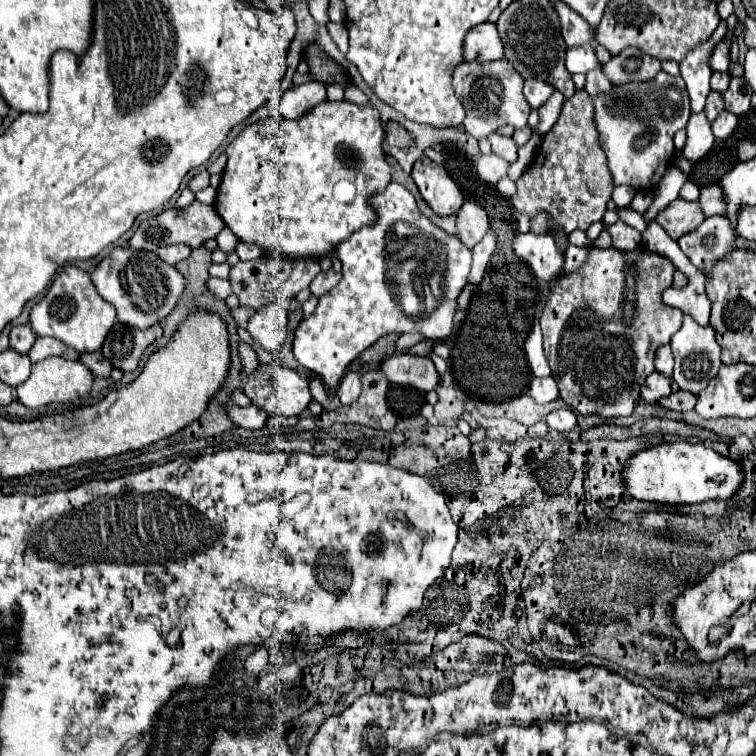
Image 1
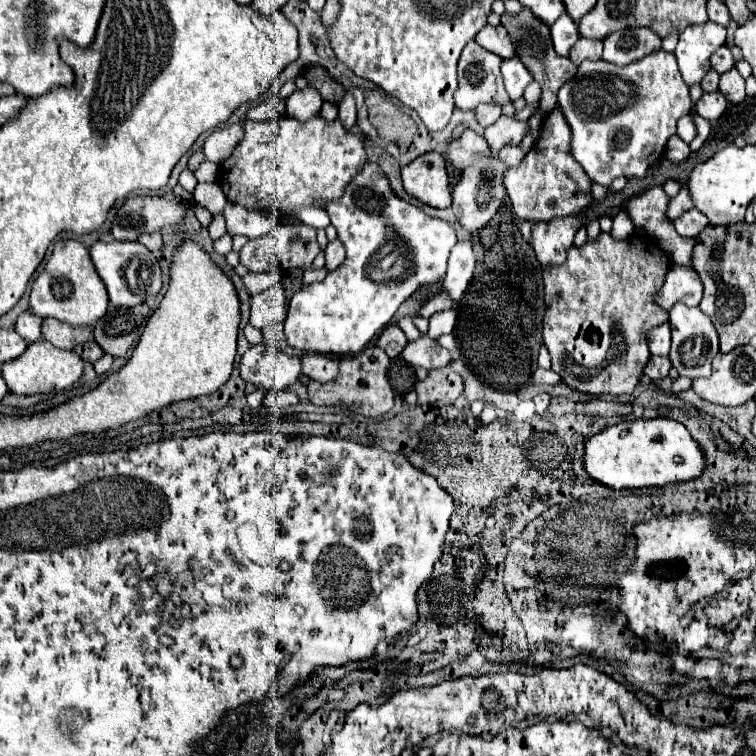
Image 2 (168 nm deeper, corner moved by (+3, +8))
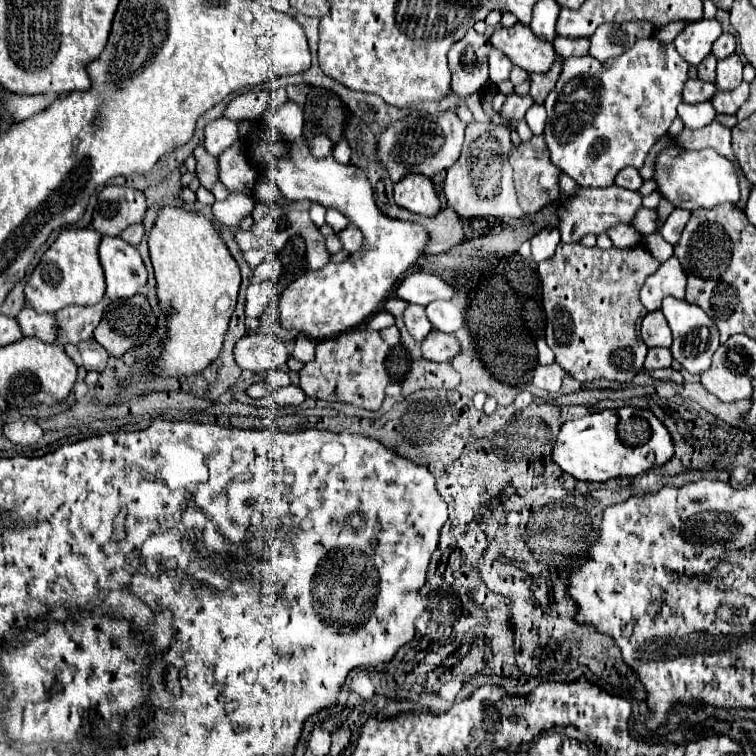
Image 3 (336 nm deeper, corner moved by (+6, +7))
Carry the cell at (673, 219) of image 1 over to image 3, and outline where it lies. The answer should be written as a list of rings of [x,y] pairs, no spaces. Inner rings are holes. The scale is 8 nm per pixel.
[[[581,187],[573,195],[567,195],[565,191],[561,191],[555,205],[557,205],[561,241],[579,243],[588,233],[599,235],[599,231],[607,231],[619,223],[630,224],[637,209],[641,207],[641,195],[629,189],[619,189],[619,187],[609,187],[609,189],[583,189]]]

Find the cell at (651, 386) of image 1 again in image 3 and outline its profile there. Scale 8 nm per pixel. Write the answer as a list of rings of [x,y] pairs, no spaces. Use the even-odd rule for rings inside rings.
[[[655,347],[649,349],[647,359],[645,359],[645,369],[655,371],[661,367],[671,367],[671,351],[667,347]]]

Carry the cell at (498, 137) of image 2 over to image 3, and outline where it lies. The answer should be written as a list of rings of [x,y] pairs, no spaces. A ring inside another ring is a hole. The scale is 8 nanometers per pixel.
[[[511,93],[505,101],[505,107],[501,111],[501,117],[509,119],[509,127],[511,127],[511,133],[515,133],[515,127],[517,123],[525,117],[527,109],[533,105],[533,99],[531,95],[519,95],[519,93]]]

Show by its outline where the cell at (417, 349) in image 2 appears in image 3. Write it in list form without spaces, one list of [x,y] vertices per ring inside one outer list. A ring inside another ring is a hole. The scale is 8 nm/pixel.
[[[431,331],[429,337],[421,343],[423,357],[429,357],[431,361],[451,361],[459,351],[461,345],[455,335],[451,333],[441,333],[441,331]]]

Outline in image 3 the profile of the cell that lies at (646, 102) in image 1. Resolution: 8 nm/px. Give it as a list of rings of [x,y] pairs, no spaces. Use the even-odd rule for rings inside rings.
[[[655,37],[639,39],[631,49],[605,63],[589,55],[565,59],[563,75],[559,75],[555,89],[545,99],[547,123],[543,137],[551,163],[581,187],[611,187],[619,169],[627,165],[641,169],[649,149],[667,135],[677,117],[677,105],[683,101],[681,89],[683,81],[687,81],[687,67],[687,61],[683,61],[673,43],[663,43]]]

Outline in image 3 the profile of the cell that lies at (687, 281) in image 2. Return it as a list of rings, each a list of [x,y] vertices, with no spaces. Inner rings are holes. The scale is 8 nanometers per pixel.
[[[671,257],[653,275],[647,277],[639,297],[649,311],[657,311],[661,309],[661,301],[667,295],[675,299],[683,299],[685,285],[687,285],[687,275],[683,273],[683,267],[679,265],[677,257]]]

